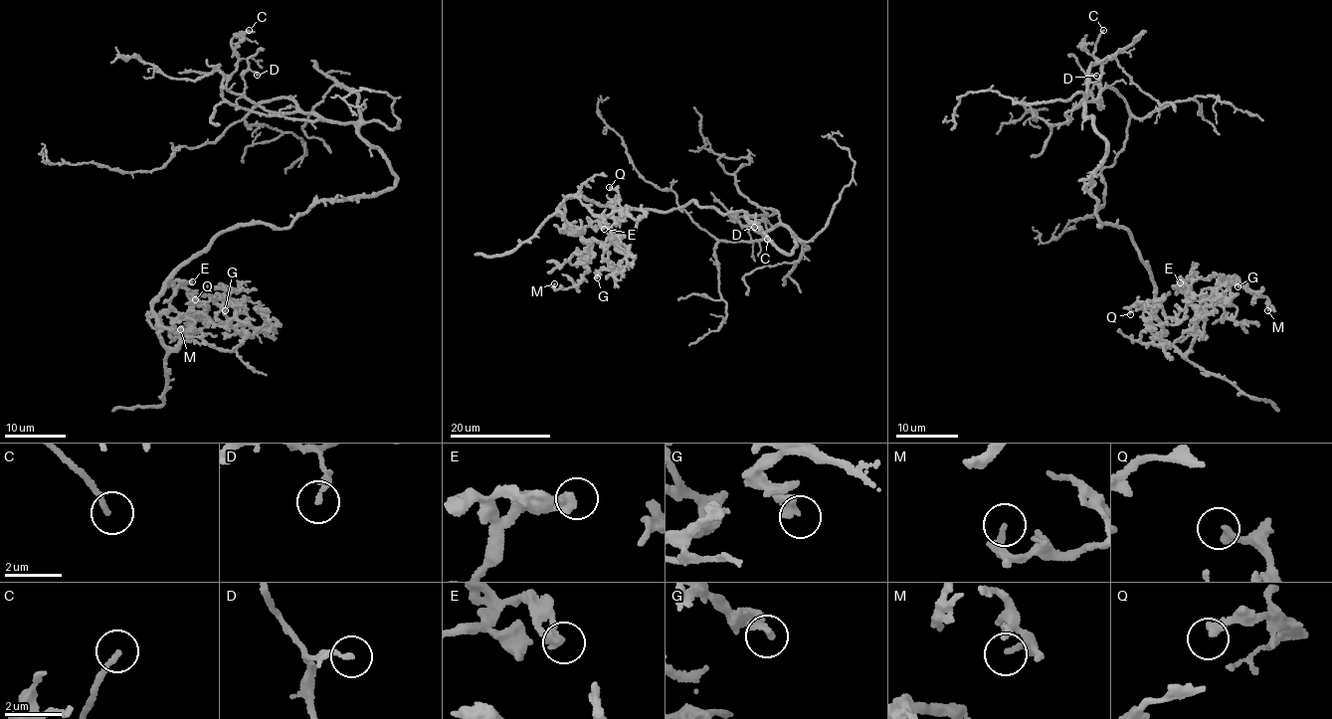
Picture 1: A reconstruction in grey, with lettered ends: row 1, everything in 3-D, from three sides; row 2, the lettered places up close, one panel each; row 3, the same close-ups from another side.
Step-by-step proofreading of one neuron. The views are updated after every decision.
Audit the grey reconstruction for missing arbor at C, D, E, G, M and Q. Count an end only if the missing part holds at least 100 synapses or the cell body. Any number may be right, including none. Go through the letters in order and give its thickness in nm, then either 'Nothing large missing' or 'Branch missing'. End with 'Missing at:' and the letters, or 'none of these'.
C: Thickness 180 nm. Nothing large missing
D: Thickness 120 nm. Nothing large missing
E: Thickness 400 nm. Nothing large missing
G: Thickness 340 nm. Nothing large missing
M: Thickness 200 nm. Nothing large missing
Q: Thickness 300 nm. Nothing large missing
Missing at: none of these

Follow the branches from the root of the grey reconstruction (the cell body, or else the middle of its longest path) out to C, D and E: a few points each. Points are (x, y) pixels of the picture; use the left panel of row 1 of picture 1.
C: (349, 199), (394, 185), (384, 154), (352, 123), (271, 112), (229, 89), (238, 59), (231, 41), (249, 30)
D: (349, 199), (394, 185), (384, 154), (352, 123), (266, 111), (245, 91), (243, 75), (257, 75)
E: (349, 199), (217, 234), (154, 303), (172, 348), (193, 323), (172, 306), (175, 280), (192, 281)

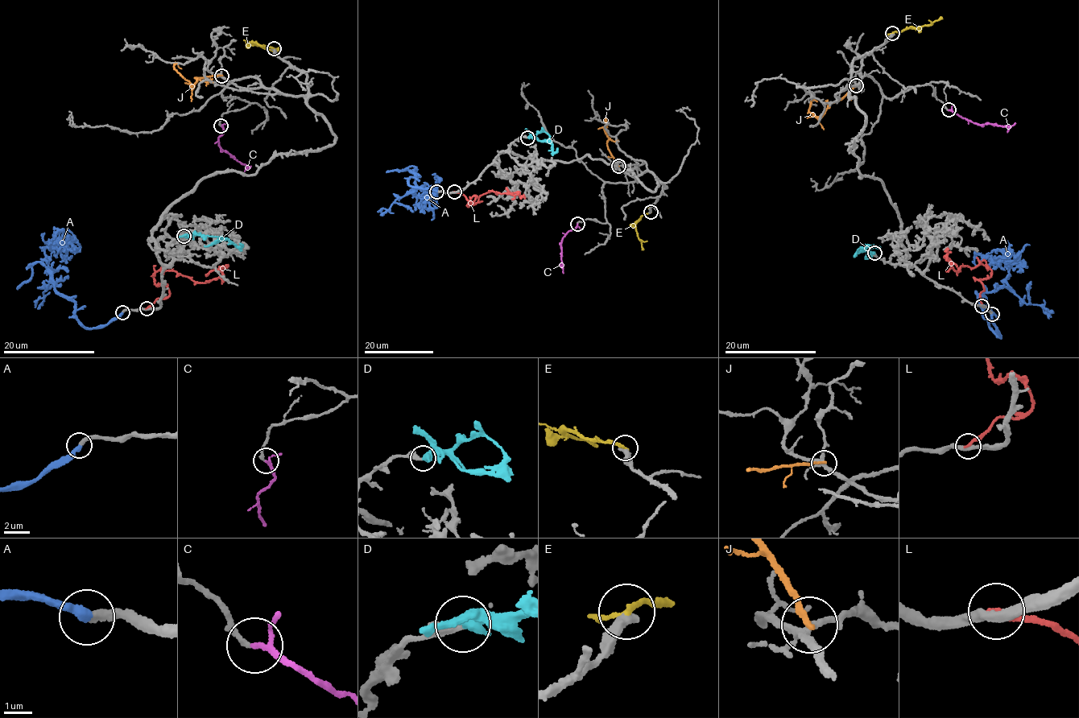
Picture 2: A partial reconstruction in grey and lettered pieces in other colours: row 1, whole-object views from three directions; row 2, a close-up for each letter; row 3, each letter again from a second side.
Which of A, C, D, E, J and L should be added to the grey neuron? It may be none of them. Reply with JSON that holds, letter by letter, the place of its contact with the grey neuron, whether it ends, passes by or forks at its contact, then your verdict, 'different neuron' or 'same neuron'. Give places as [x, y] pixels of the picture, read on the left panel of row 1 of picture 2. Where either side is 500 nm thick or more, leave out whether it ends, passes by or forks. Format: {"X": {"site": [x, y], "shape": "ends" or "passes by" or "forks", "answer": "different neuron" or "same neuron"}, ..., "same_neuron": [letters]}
{"A": {"site": [122, 312], "shape": "ends", "answer": "same neuron"}, "C": {"site": [221, 125], "shape": "passes by", "answer": "same neuron"}, "D": {"site": [183, 236], "shape": "ends", "answer": "same neuron"}, "E": {"site": [274, 48], "shape": "passes by", "answer": "different neuron"}, "J": {"site": [221, 76], "shape": "ends", "answer": "different neuron"}, "L": {"site": [146, 308], "shape": "ends", "answer": "different neuron"}, "same_neuron": ["A", "C", "D"]}

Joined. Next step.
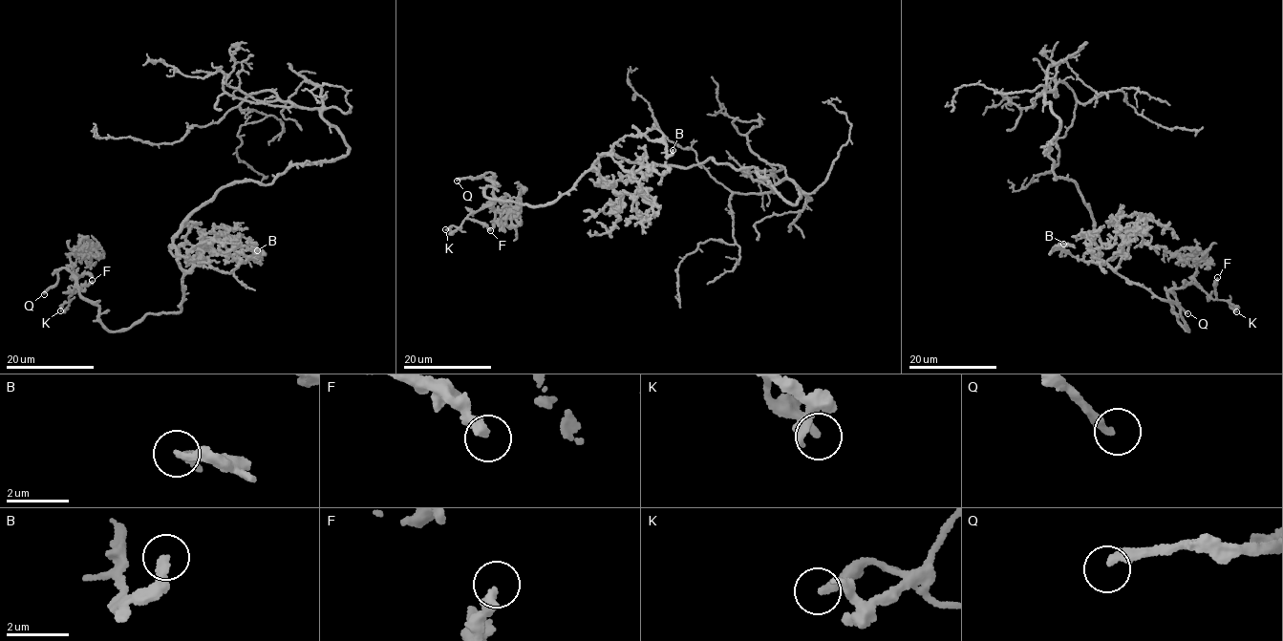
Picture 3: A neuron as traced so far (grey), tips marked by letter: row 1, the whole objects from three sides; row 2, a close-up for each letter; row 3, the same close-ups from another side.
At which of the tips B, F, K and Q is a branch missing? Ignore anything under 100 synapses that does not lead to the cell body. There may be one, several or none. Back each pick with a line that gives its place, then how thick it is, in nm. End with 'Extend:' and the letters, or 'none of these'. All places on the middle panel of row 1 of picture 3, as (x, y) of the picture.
Q: place (457, 181); calibre 280 nm
Extend: Q

